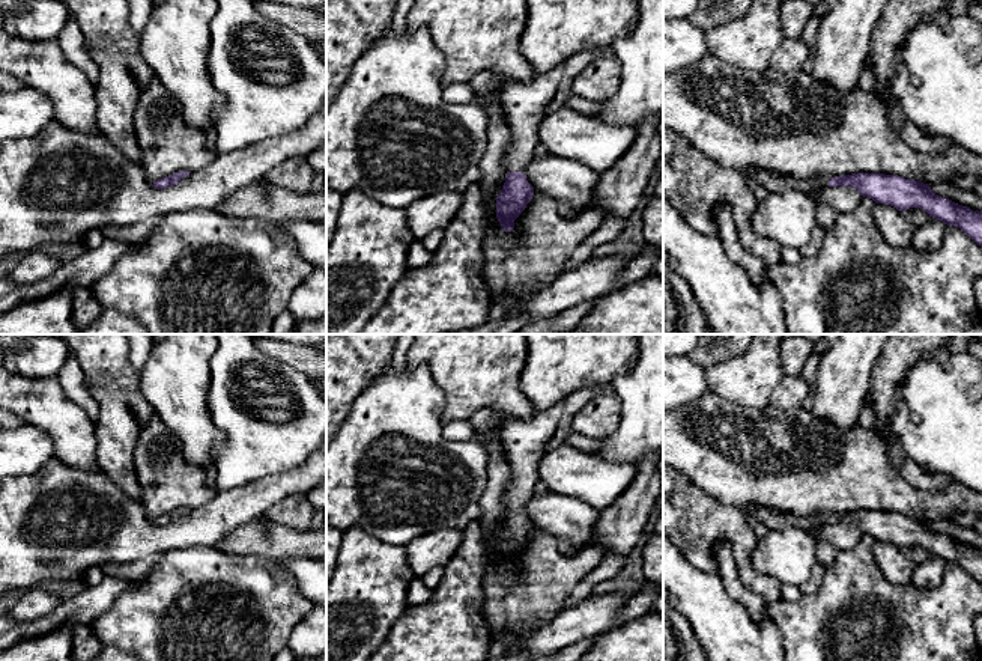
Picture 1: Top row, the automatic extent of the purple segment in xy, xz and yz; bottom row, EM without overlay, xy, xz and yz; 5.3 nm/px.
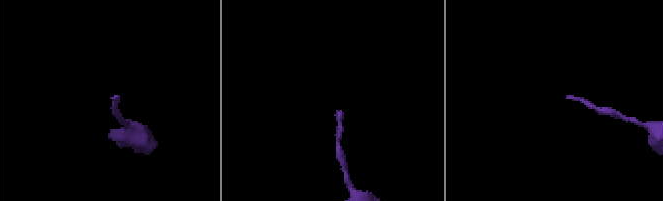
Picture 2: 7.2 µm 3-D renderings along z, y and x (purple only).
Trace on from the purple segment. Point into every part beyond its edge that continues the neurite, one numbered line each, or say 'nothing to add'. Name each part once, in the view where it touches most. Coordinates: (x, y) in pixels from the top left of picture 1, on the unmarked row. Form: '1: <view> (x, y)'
1: xz (524, 440)

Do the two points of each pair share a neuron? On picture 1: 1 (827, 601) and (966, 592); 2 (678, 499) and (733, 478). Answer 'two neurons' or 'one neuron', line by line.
1: one neuron
2: two neurons

